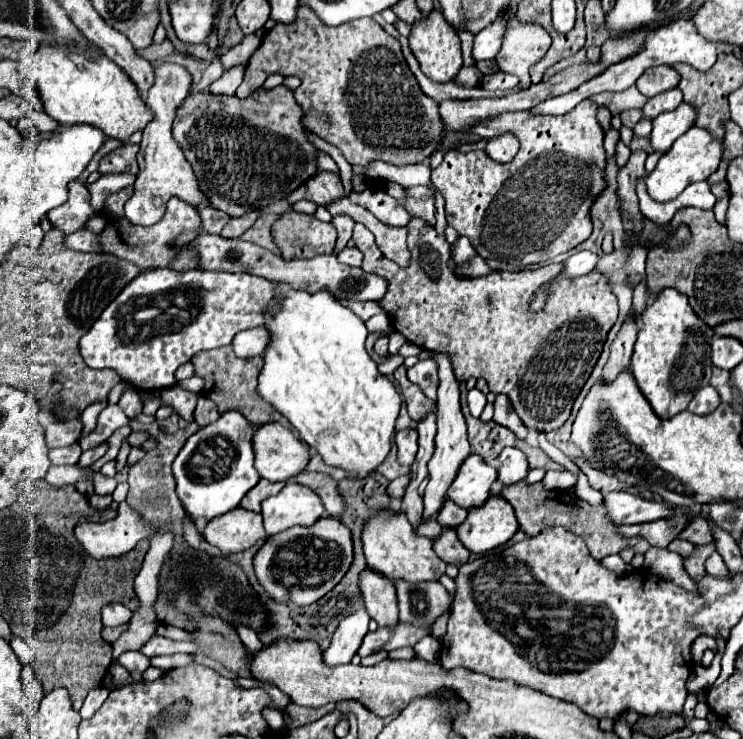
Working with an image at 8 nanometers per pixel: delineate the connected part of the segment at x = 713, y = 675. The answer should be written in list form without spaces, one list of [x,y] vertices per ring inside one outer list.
[[[717,638],[717,654],[711,662],[711,666],[693,666],[689,672],[689,680],[687,680],[687,690],[689,692],[705,692],[713,686],[713,682],[717,680],[719,672],[721,672],[721,658],[725,652],[727,640],[725,638]]]

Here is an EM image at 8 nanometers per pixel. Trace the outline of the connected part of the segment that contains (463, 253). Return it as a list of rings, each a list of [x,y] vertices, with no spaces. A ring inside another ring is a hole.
[[[459,238],[457,240],[457,244],[455,244],[455,262],[461,266],[465,266],[465,264],[469,264],[469,260],[471,258],[475,258],[477,256],[477,252],[475,252],[475,248],[471,246],[471,242],[467,240],[467,238]]]

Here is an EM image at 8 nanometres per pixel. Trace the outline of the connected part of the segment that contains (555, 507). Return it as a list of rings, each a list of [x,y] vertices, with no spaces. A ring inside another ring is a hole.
[[[525,480],[523,482],[517,482],[513,484],[513,488],[503,488],[501,496],[505,500],[509,500],[509,504],[515,508],[515,514],[517,514],[517,520],[519,520],[519,528],[527,534],[527,536],[537,536],[543,528],[553,528],[553,526],[563,526],[567,530],[571,530],[573,534],[581,536],[591,552],[591,556],[595,560],[601,560],[609,554],[619,554],[623,548],[631,548],[639,542],[639,538],[623,538],[615,532],[615,526],[613,522],[607,518],[605,514],[605,508],[603,506],[589,506],[585,500],[577,498],[575,494],[567,494],[563,490],[553,490],[553,492],[547,492],[543,488],[541,482],[537,484],[527,484]]]

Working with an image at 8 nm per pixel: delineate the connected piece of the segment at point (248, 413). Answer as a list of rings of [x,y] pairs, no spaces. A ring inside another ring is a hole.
[[[213,350],[205,352],[203,366],[199,370],[199,376],[205,380],[203,396],[213,400],[219,408],[219,414],[225,414],[229,410],[241,412],[253,426],[261,426],[267,422],[279,422],[281,414],[255,392],[257,388],[257,374],[263,366],[263,358],[237,358],[235,354],[213,354]]]

